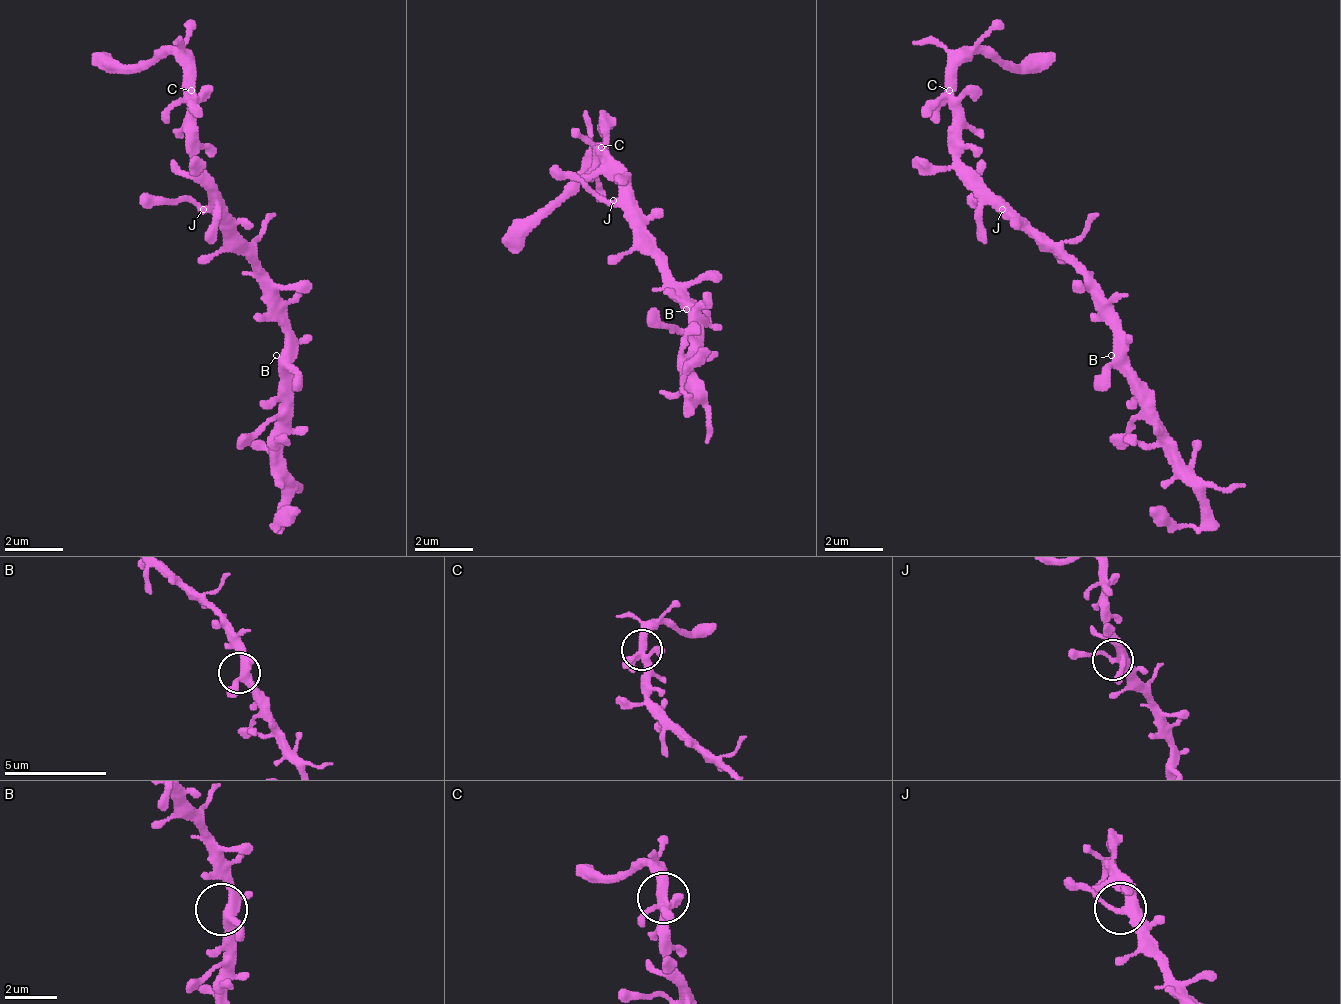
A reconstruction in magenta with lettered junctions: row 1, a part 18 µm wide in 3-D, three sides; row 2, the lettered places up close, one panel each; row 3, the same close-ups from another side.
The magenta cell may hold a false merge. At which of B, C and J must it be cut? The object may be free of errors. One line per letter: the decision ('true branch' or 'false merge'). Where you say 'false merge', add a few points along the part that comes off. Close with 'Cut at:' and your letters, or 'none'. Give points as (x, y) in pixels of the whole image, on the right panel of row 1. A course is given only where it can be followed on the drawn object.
B: true branch
C: true branch
J: true branch
Cut at: none

